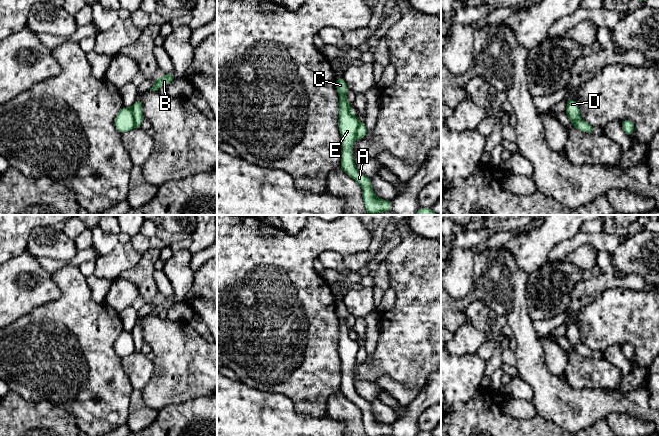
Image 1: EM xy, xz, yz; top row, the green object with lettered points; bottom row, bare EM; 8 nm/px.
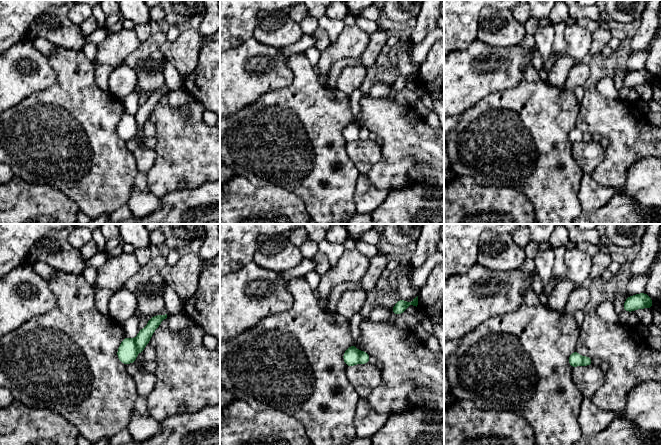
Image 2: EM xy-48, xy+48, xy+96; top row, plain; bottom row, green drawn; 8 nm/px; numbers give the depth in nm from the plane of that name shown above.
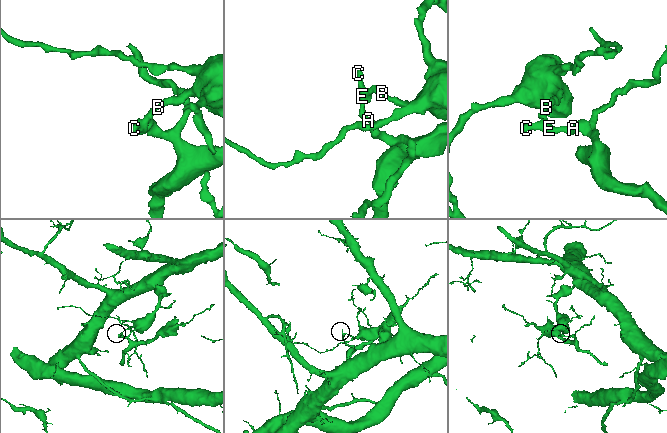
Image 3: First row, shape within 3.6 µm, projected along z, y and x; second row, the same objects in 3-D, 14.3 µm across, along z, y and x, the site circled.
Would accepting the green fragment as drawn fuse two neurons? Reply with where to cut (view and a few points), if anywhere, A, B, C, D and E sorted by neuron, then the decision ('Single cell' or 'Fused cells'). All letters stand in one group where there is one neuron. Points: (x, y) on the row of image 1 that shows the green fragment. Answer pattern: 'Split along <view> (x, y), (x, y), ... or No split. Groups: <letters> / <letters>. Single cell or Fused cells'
Split along xy (130, 108), (135, 127). Groups: A C E / B D. Fused cells

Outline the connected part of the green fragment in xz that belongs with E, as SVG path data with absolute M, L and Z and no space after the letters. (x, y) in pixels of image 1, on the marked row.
M336 78L336 89L339 95L340 109L338 126L342 137L342 158L340 168L360 184L364 206L368 215L387 212L392 208L392 201L385 201L378 198L374 194L370 178L362 174L356 168L354 163L352 147L356 140L356 131L360 122L353 110L350 109L351 102L346 99L346 93L349 88L343 78Z

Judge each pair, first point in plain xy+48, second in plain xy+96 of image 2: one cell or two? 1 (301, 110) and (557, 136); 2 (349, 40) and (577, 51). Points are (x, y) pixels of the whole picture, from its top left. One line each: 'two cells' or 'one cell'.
1: one cell
2: one cell

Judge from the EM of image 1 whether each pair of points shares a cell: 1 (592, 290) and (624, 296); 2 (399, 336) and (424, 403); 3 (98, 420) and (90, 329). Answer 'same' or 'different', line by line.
1: different
2: different
3: same

